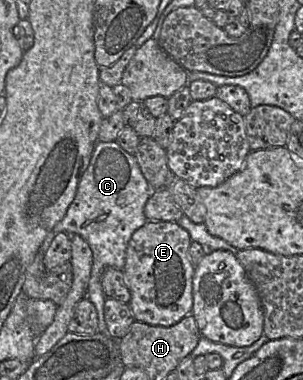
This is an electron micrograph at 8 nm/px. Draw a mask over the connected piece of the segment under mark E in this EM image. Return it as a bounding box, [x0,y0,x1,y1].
[124,221,195,327]

